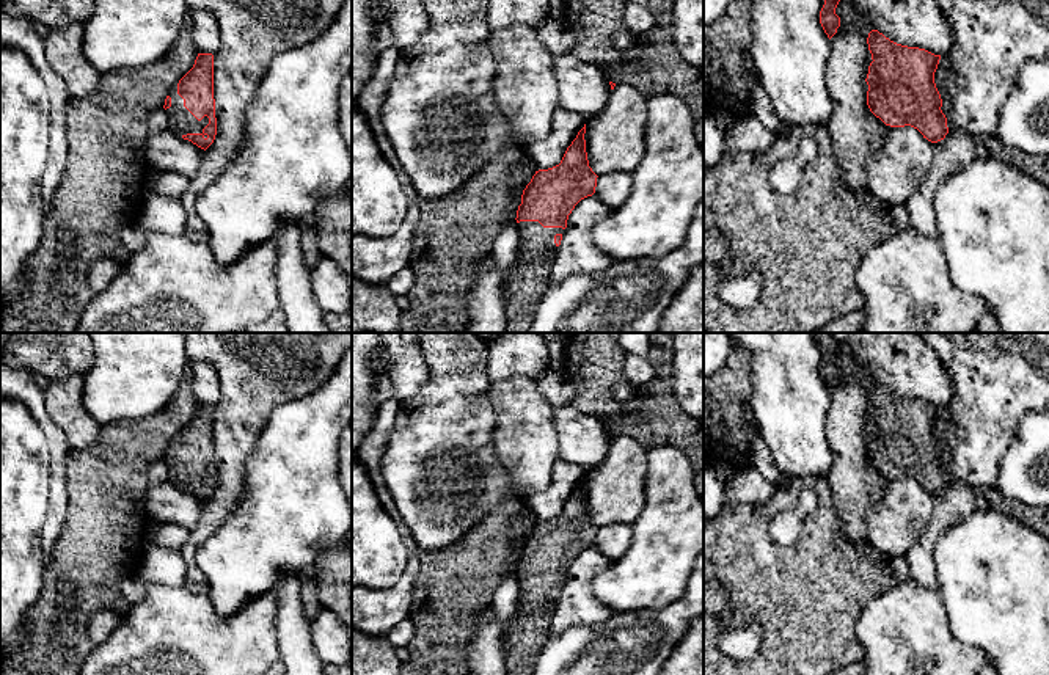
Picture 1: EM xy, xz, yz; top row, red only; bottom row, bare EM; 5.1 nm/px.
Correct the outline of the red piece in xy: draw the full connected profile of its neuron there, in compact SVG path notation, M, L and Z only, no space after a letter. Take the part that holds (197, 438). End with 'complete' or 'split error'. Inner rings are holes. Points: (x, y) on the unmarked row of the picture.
M198 405L193 419L171 440L163 457L168 480L207 501L217 487L214 407Z; split error

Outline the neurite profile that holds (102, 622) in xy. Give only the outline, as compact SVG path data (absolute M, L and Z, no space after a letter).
M97 609L88 620L88 633L96 644L107 640L119 625L121 614L113 609Z

